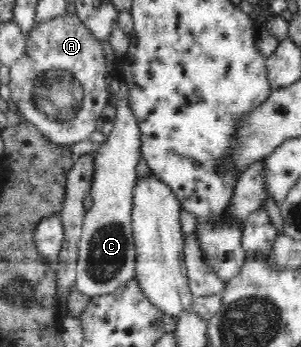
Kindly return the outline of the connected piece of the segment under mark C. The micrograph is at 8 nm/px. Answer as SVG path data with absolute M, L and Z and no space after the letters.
M108 79L116 100L114 130L95 154L95 168L89 193L93 205L87 210L78 243L77 291L87 299L115 293L123 284L135 279L137 259L132 230L133 193L138 181L135 168L141 160L141 131L129 105L129 88L123 79Z

